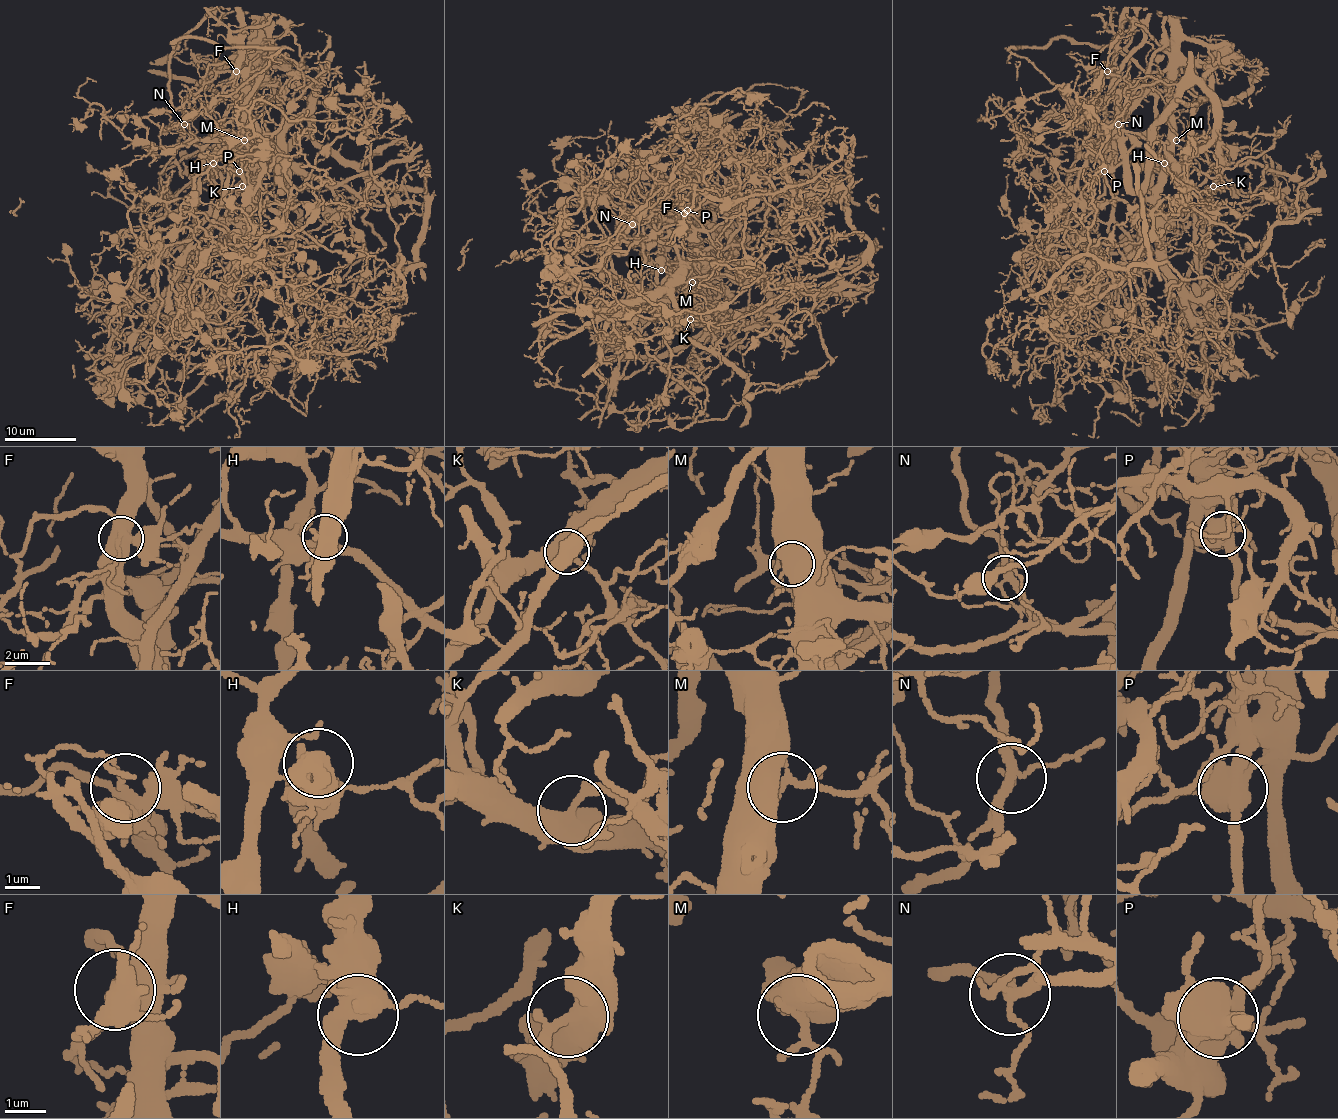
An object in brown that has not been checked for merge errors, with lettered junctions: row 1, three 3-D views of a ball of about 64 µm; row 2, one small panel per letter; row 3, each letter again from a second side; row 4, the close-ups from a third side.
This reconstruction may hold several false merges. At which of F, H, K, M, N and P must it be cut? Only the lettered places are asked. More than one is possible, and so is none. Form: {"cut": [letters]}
{"cut": ["M", "N", "P"]}

